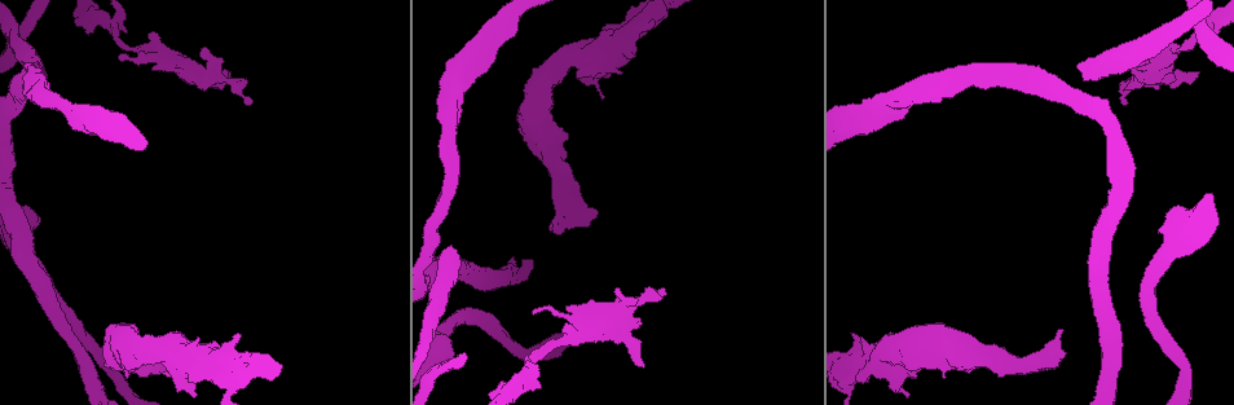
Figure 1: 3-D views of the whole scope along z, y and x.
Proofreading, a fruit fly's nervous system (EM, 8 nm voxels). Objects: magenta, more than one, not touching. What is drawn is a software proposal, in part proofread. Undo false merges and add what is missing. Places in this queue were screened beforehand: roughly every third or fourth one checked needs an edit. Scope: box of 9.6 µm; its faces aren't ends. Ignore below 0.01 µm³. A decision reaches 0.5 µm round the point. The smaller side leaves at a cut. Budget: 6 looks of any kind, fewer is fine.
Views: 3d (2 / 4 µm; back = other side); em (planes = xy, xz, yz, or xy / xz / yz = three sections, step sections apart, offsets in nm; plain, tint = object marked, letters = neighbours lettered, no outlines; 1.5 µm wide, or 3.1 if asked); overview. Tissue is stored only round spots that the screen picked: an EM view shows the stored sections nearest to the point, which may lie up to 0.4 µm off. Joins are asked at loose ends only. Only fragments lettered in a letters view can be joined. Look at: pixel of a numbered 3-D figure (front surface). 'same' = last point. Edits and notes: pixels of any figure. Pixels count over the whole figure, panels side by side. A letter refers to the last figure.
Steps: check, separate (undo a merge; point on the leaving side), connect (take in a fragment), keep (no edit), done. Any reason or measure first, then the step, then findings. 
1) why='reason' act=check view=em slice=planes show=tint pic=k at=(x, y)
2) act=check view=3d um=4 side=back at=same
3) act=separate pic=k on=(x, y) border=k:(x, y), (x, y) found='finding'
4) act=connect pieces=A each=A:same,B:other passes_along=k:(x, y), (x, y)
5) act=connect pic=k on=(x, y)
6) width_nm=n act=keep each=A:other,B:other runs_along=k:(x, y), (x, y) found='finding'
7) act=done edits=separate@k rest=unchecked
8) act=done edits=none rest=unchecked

why='branch stops here' act=check view=3d um=4 pic=1 at=(151, 70)

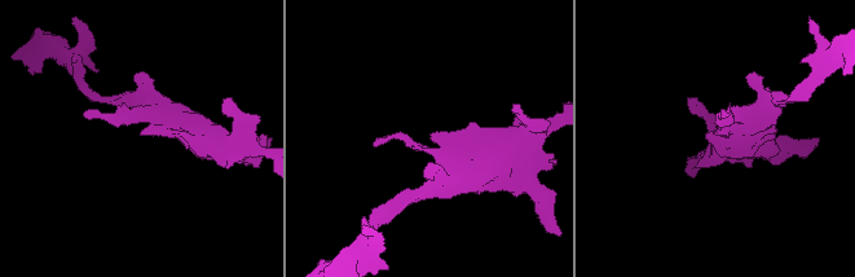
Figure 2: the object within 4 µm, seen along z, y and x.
why='need the tissue' act=check view=em slice=yz step=8 show=tint pic=2 at=(140, 134)

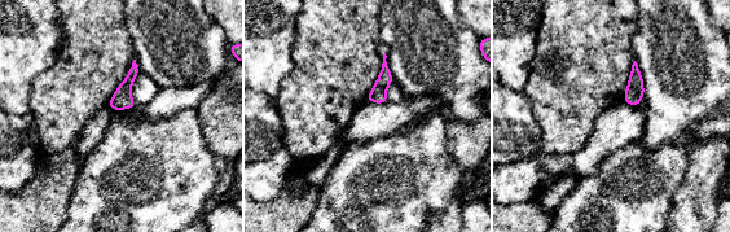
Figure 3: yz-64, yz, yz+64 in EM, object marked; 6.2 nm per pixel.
act=check view=em slice=planes show=letters at=same

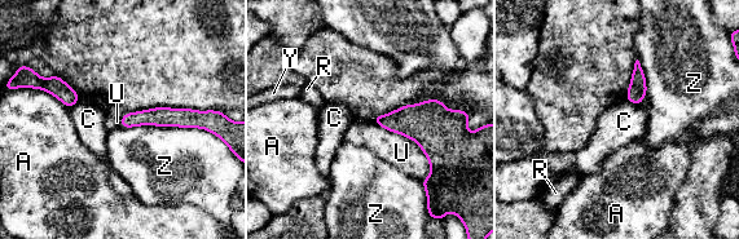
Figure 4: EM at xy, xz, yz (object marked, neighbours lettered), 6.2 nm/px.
act=keep each=A:other,C:other,R:other,U:other,Y:other,Z:other border=4:(373, 120), (412, 138), (431, 173) found='no lettered fragment goes on from it'

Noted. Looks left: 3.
act=check view=3d um=2 pic=1 at=(246, 102)

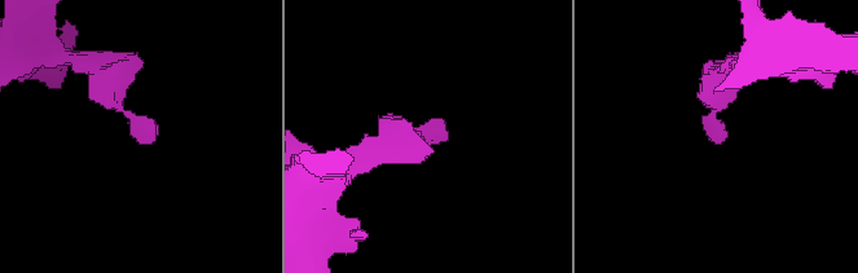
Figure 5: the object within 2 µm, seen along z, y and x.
act=check view=em slice=yz step=8 show=plain pic=5 at=(437, 133)

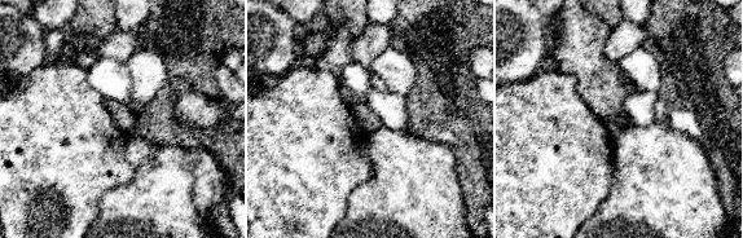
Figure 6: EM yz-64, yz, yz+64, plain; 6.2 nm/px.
act=check view=em slice=yz step=8 show=letters at=same

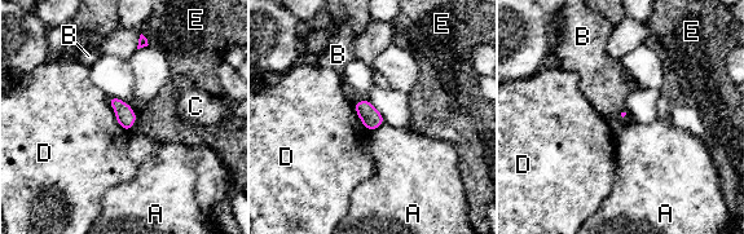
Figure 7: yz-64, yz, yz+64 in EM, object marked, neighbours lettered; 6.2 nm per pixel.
act=keep each=A:other,B:other,C:other,D:other,E:other border=7:(368, 100), (360, 100), (353, 104) found='no lettered fragment goes on from it'

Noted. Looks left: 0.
act=done edits=none rest=unchecked

